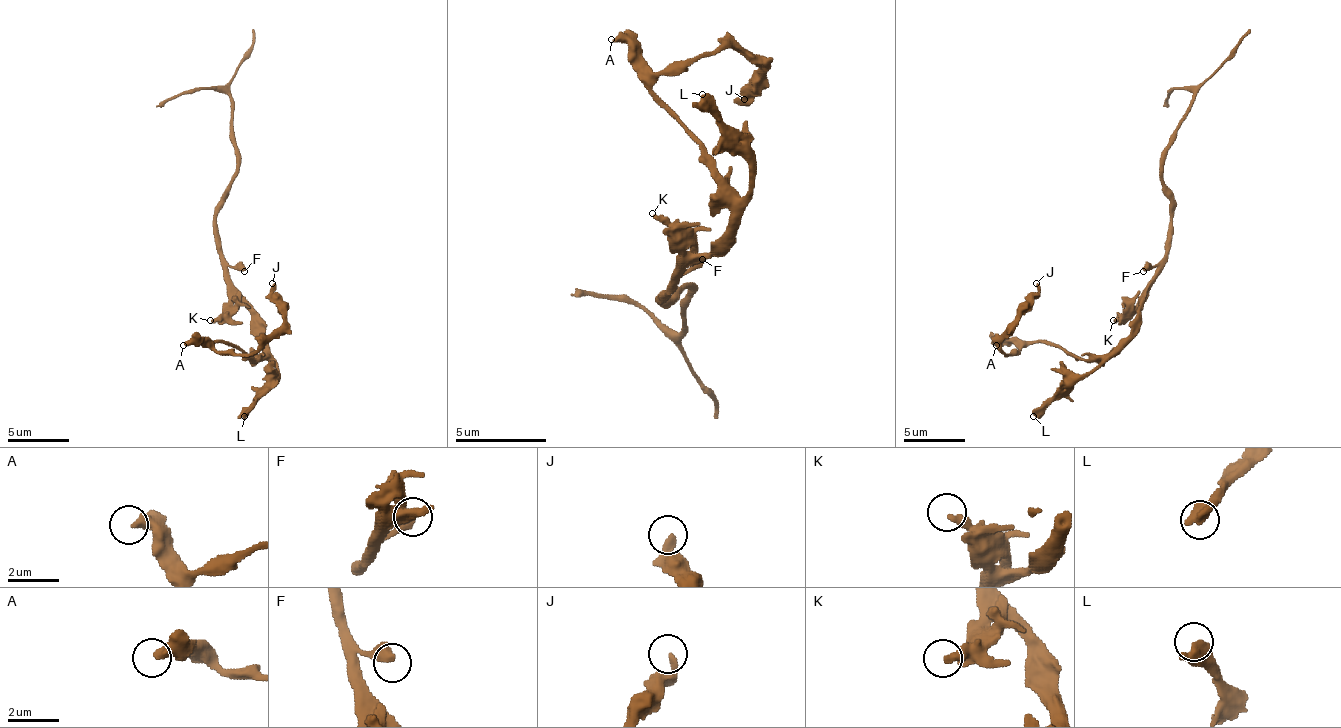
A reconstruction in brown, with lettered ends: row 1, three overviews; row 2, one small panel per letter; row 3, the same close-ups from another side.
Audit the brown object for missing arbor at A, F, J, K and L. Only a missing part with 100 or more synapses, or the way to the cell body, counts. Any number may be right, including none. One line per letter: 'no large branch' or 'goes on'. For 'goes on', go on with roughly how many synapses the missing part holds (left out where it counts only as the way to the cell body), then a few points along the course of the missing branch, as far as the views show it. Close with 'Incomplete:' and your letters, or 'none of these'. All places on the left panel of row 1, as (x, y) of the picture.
A: no large branch
F: no large branch
J: no large branch
K: no large branch
L: no large branch
Incomplete: none of these

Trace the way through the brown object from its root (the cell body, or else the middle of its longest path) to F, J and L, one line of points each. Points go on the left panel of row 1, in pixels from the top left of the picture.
F: (241, 299), (229, 271), (232, 268), (244, 271)
J: (241, 299), (263, 345), (253, 360), (235, 345), (210, 345), (247, 354), (272, 336), (284, 323), (272, 283)
L: (241, 299), (250, 314), (250, 326), (263, 339), (266, 354), (275, 363), (275, 382), (244, 416)

